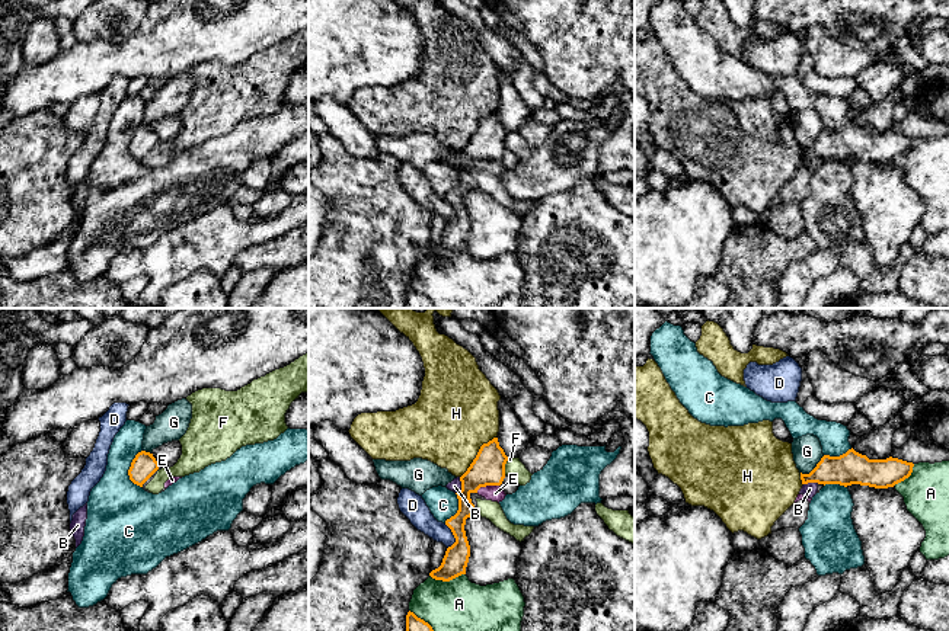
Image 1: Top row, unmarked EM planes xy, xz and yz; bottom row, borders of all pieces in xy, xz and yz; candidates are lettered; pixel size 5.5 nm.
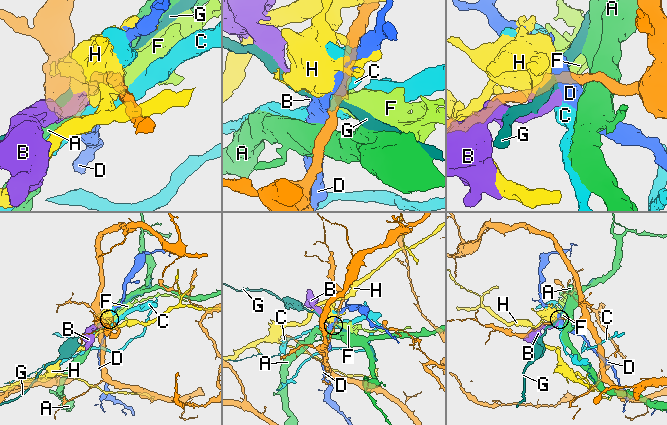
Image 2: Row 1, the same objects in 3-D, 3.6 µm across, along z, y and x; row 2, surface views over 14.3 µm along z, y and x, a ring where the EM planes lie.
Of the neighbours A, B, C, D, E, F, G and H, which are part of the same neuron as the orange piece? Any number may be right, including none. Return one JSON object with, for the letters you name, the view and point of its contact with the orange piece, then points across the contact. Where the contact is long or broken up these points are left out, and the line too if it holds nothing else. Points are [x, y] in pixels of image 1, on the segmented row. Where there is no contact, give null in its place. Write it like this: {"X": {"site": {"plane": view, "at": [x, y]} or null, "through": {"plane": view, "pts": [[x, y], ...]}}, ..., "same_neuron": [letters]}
{"same_neuron": []}

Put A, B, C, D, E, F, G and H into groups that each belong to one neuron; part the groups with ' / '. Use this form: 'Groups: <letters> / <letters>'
Groups: A / B E F / C / D / G / H

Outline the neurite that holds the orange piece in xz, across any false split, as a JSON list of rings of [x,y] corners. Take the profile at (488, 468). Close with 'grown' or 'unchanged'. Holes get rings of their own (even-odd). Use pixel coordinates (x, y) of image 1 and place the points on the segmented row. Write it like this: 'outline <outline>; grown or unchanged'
outline [[[493,438],[480,446],[470,467],[460,477],[461,490],[456,493],[458,499],[458,510],[454,516],[445,521],[445,525],[451,529],[456,542],[447,548],[441,566],[429,573],[432,579],[450,582],[466,574],[470,545],[464,525],[467,518],[476,515],[476,507],[472,503],[470,494],[477,493],[480,487],[501,486],[505,478],[507,461],[508,457],[499,446],[498,438]]]; unchanged

